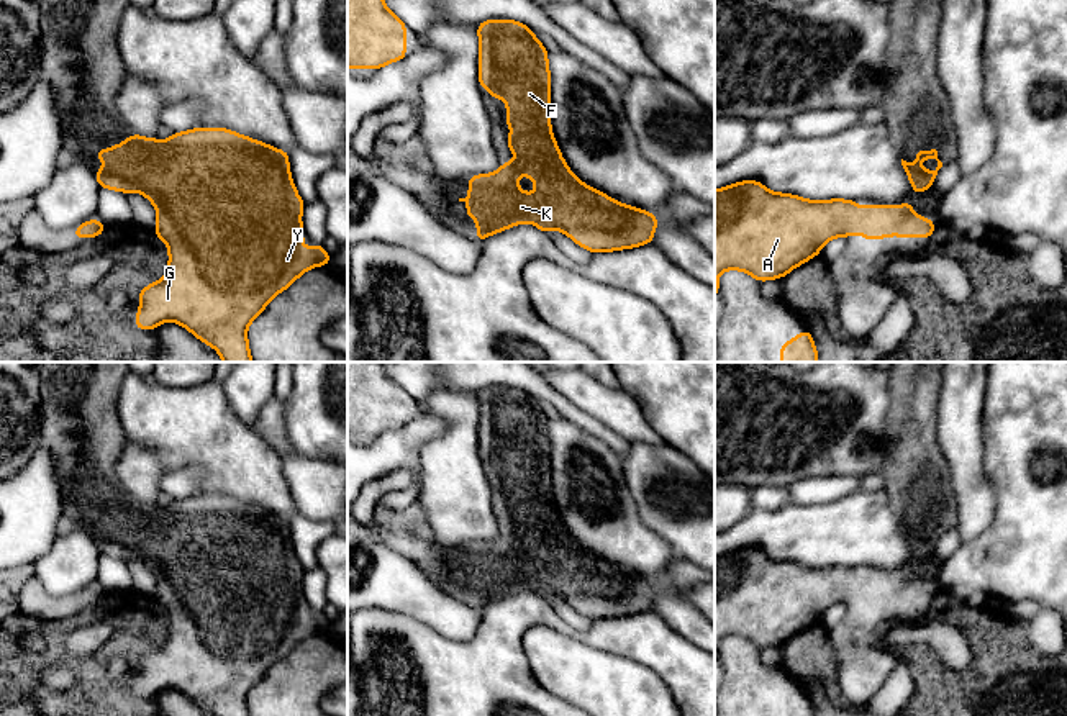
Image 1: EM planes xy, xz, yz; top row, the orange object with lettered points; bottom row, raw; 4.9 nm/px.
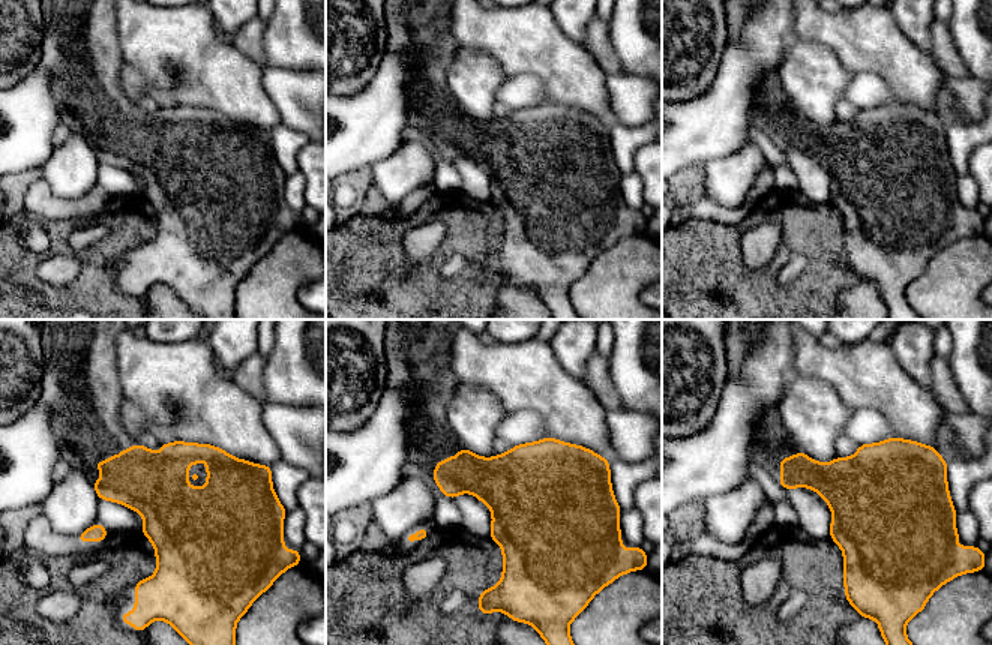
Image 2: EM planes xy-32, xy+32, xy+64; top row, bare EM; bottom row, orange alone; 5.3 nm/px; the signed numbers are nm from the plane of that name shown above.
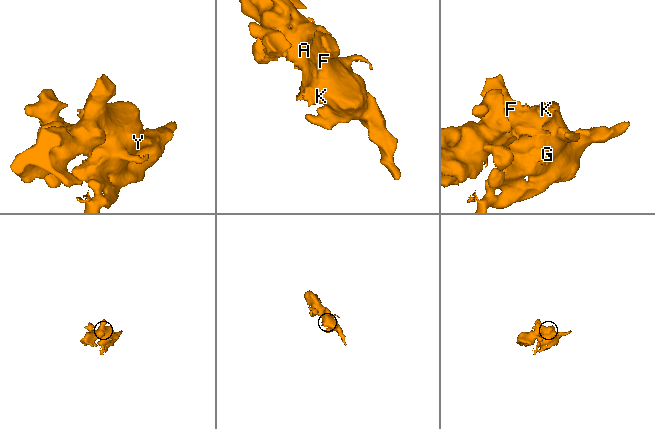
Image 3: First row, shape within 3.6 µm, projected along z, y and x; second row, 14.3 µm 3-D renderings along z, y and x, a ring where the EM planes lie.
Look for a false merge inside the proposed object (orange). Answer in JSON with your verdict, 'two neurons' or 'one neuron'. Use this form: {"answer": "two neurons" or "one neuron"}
{"answer": "one neuron"}

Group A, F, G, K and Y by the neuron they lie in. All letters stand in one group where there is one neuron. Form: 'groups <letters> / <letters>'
groups A F G K Y

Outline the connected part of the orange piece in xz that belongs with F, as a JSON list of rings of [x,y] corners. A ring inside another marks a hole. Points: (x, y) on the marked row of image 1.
[[[485,20],[475,29],[479,33],[479,85],[488,88],[492,98],[506,100],[506,128],[511,129],[506,134],[506,143],[508,151],[513,152],[513,159],[498,165],[495,174],[470,175],[469,197],[459,198],[459,202],[469,205],[465,216],[477,221],[477,242],[482,244],[490,234],[505,231],[520,223],[533,223],[544,233],[552,229],[565,233],[574,242],[593,254],[651,244],[657,228],[657,216],[654,213],[623,205],[580,182],[562,159],[551,128],[551,72],[547,49],[533,34],[533,29],[515,20]],[[521,172],[524,172],[529,180],[533,179],[536,182],[533,195],[518,187],[518,175]]]

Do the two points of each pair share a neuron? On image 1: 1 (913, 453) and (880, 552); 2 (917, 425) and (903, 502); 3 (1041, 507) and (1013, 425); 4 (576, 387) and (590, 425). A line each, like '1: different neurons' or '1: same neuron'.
1: different neurons
2: same neuron
3: same neuron
4: different neurons

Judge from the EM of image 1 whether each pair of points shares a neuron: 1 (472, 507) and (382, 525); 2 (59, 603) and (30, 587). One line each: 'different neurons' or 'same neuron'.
1: different neurons
2: same neuron

